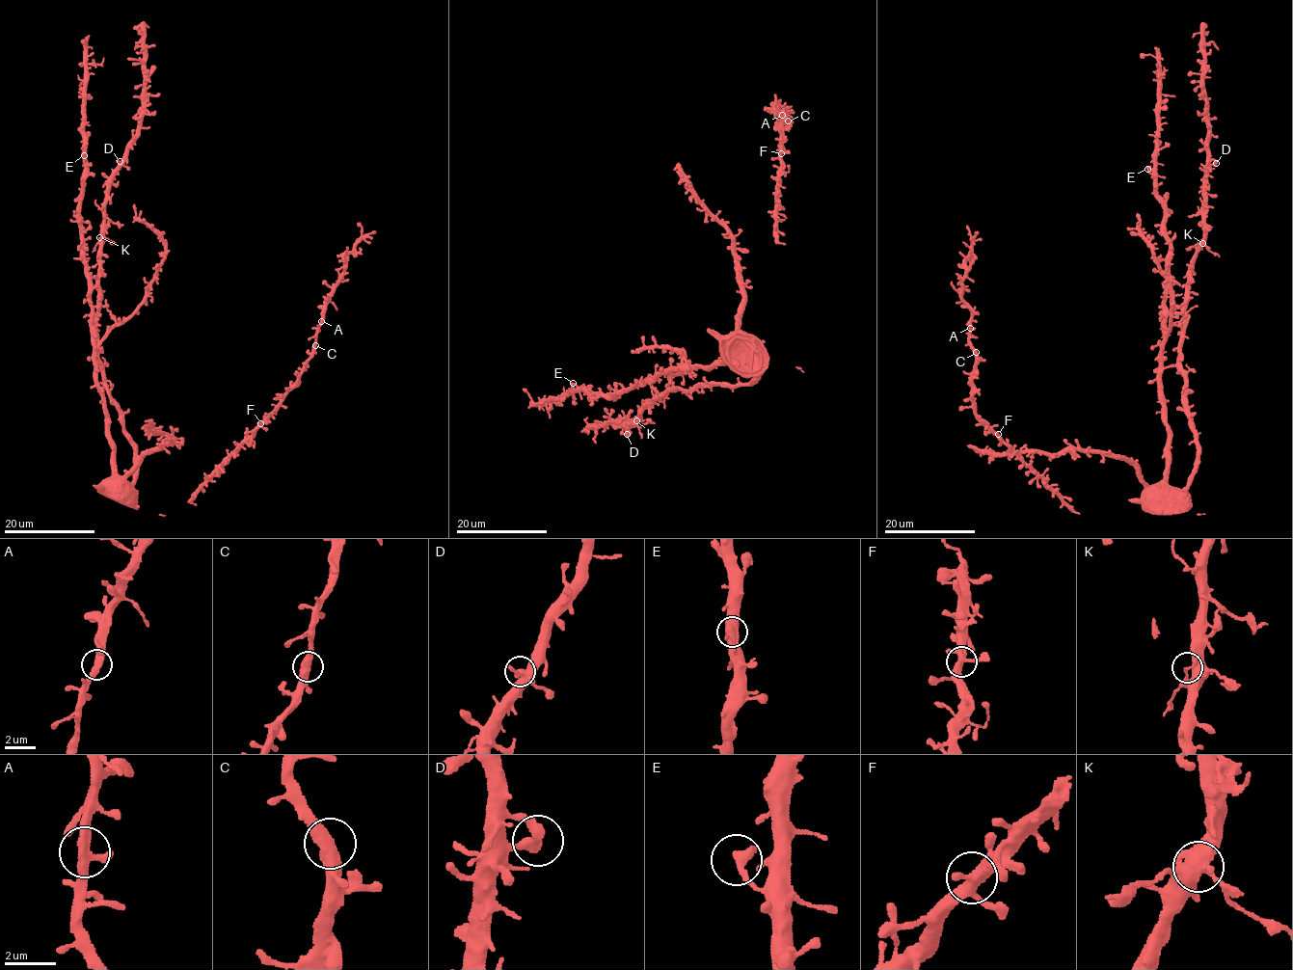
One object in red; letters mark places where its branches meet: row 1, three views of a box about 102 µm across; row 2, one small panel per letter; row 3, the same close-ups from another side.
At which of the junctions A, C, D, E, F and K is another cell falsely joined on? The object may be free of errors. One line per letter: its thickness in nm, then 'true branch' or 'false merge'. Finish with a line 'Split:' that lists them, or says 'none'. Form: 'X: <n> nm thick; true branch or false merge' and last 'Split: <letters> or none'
A: 440 nm thick; true branch
C: 500 nm thick; true branch
D: 360 nm thick; true branch
E: 480 nm thick; true branch
F: 400 nm thick; true branch
K: 340 nm thick; true branch
Split: none

